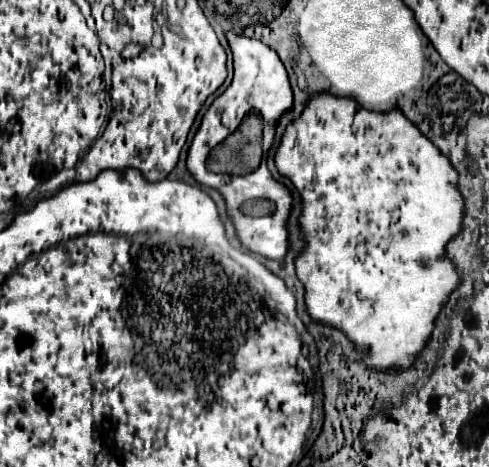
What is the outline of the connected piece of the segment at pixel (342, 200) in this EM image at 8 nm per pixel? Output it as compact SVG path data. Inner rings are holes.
M320 95L308 101L308 107L304 111L304 115L286 129L284 139L280 143L280 149L276 153L276 167L282 175L290 177L294 187L300 191L302 195L302 217L300 217L300 225L304 231L304 237L308 241L308 247L304 249L304 253L296 259L296 273L298 279L304 283L306 287L306 307L308 313L324 325L334 325L338 329L342 329L346 333L346 337L360 347L362 351L370 347L370 353L362 355L362 363L370 365L370 367L400 367L406 369L416 353L424 347L426 339L430 337L432 329L434 329L434 319L440 313L442 305L448 301L448 295L456 289L458 285L458 275L454 269L454 263L450 259L446 259L444 255L444 247L446 243L460 233L462 229L462 209L464 209L464 201L460 197L460 193L456 191L456 181L458 181L458 173L454 171L454 167L450 165L448 157L444 157L400 111L390 111L390 113L372 113L364 107L360 107L356 101L352 99L342 99L342 97L334 97L334 95ZM422 229L422 239L420 241L410 241L410 233L412 231Z

